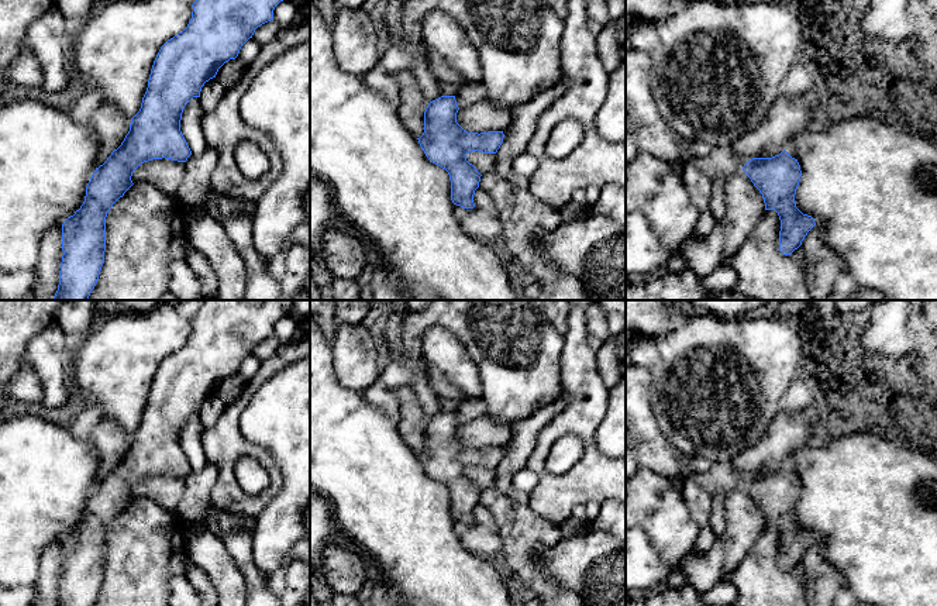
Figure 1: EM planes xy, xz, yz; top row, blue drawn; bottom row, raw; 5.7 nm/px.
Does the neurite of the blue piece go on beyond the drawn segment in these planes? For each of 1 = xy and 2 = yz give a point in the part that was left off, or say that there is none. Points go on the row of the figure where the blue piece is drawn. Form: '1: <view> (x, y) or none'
1: none
2: none

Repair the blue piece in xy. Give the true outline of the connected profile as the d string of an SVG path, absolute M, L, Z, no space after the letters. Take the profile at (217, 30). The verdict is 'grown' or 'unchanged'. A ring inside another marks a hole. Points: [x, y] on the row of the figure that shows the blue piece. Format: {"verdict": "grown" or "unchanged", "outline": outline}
{"verdict": "unchanged", "outline": "M196 0L192 4L187 27L168 39L154 61L141 109L131 118L128 134L107 161L96 168L86 186L83 204L62 224L63 255L54 300L89 300L104 264L107 213L134 185L132 172L152 159L187 161L192 151L180 131L185 106L193 97L200 97L204 83L216 78L225 62L238 56L241 47L258 27L273 20L273 10L280 1L283 0Z"}

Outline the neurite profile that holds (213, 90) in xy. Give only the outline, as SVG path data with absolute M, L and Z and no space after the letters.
M216 78L204 83L200 92L200 106L204 113L211 111L220 103L225 90L225 86L221 85Z

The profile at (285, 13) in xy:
M292 0L280 1L273 10L279 28L287 28L297 18L297 6Z

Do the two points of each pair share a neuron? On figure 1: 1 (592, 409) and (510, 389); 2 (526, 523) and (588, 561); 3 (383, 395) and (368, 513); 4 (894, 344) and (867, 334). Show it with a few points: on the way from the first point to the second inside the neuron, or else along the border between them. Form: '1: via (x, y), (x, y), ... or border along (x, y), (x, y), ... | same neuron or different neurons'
1: border along (561, 360), (560, 388), (562, 393) | different neurons
2: border along (562, 537), (540, 555), (540, 561), (553, 575) | different neurons
3: border along (361, 395), (369, 403), (379, 406), (399, 424) | different neurons
4: via (886, 337), (884, 334), (874, 334) | same neuron

